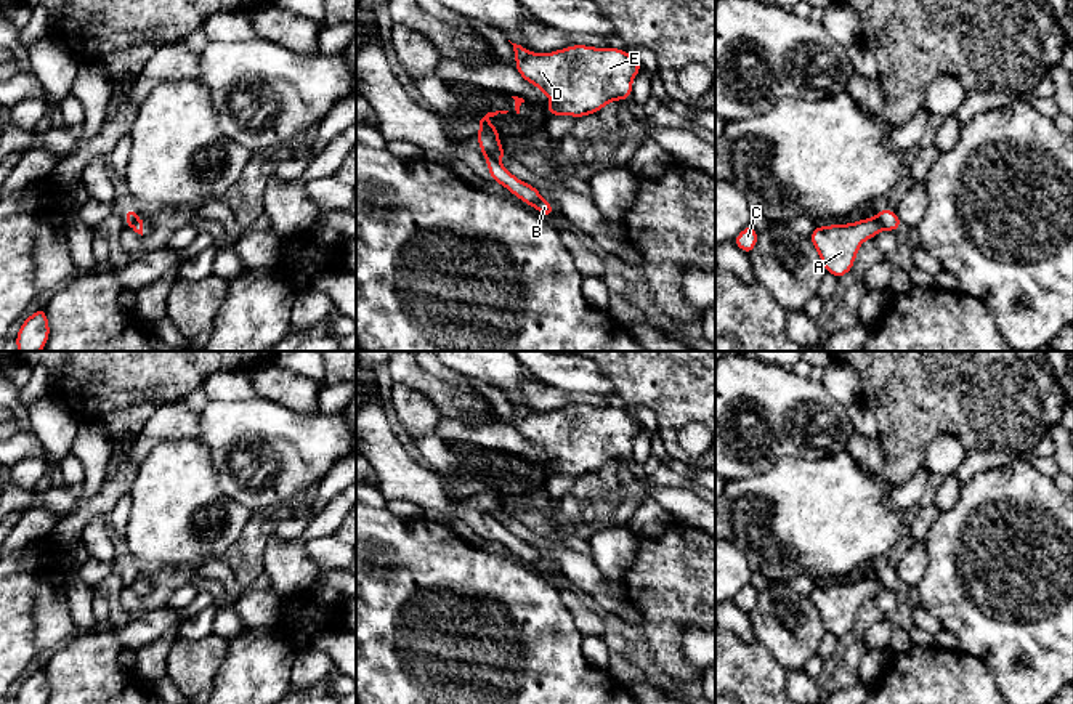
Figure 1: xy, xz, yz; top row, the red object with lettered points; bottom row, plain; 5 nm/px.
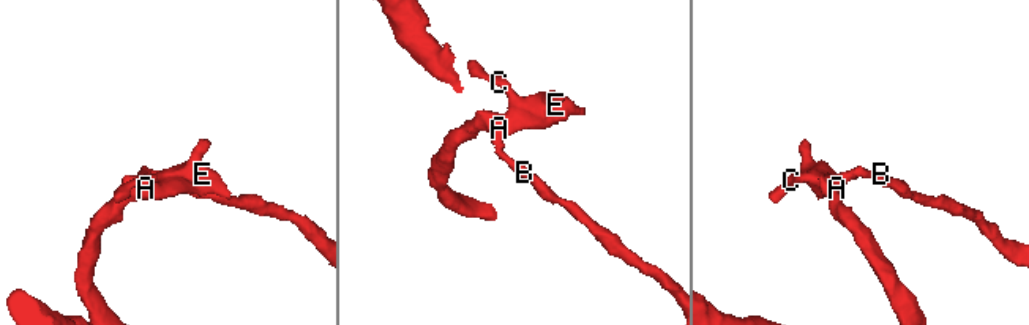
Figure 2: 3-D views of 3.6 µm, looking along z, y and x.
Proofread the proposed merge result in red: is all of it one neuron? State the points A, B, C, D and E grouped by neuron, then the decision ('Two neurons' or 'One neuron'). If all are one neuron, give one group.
Groups: A C D E / B. Two neurons

